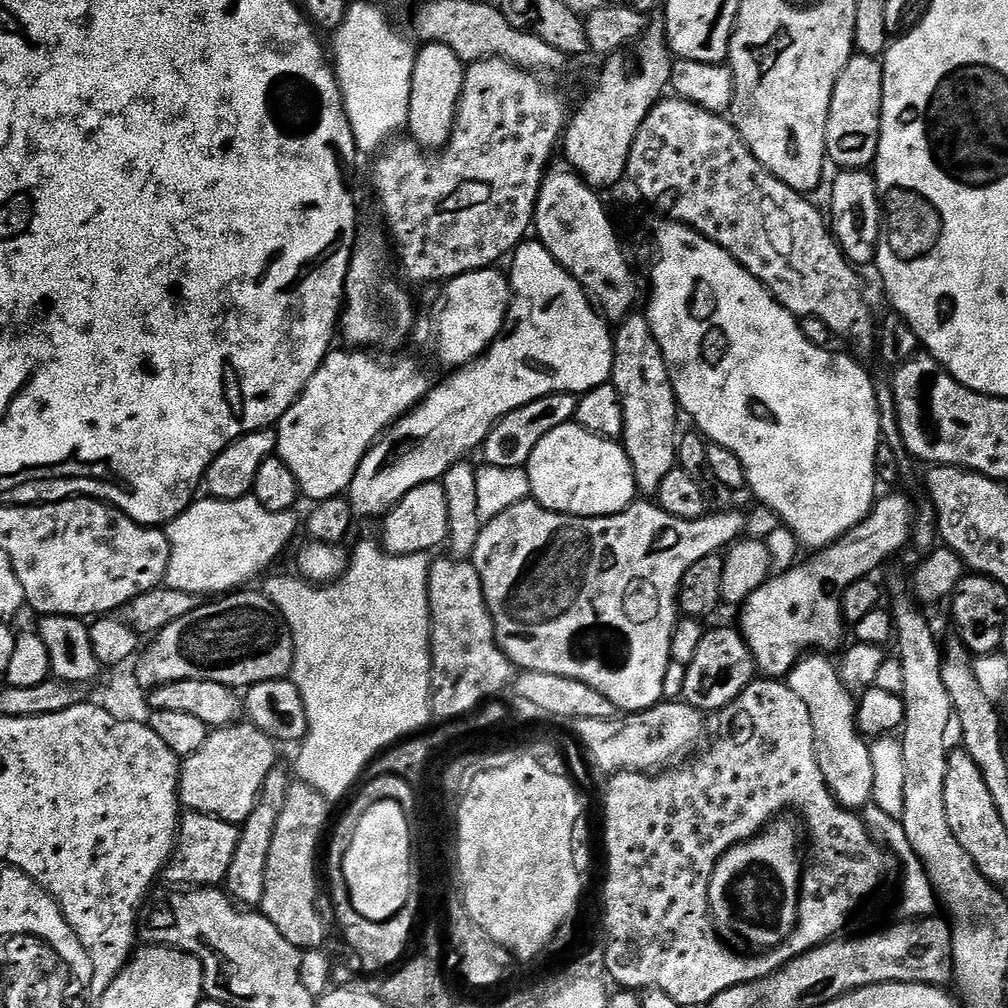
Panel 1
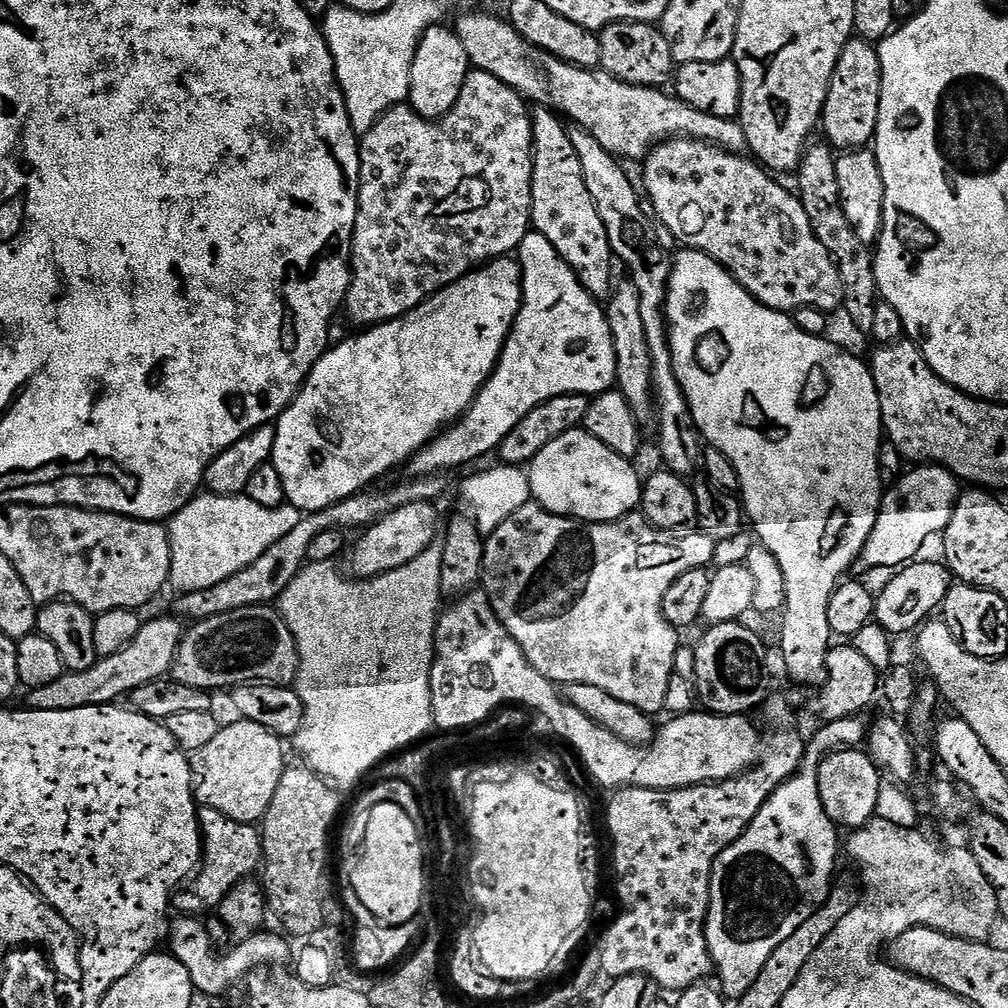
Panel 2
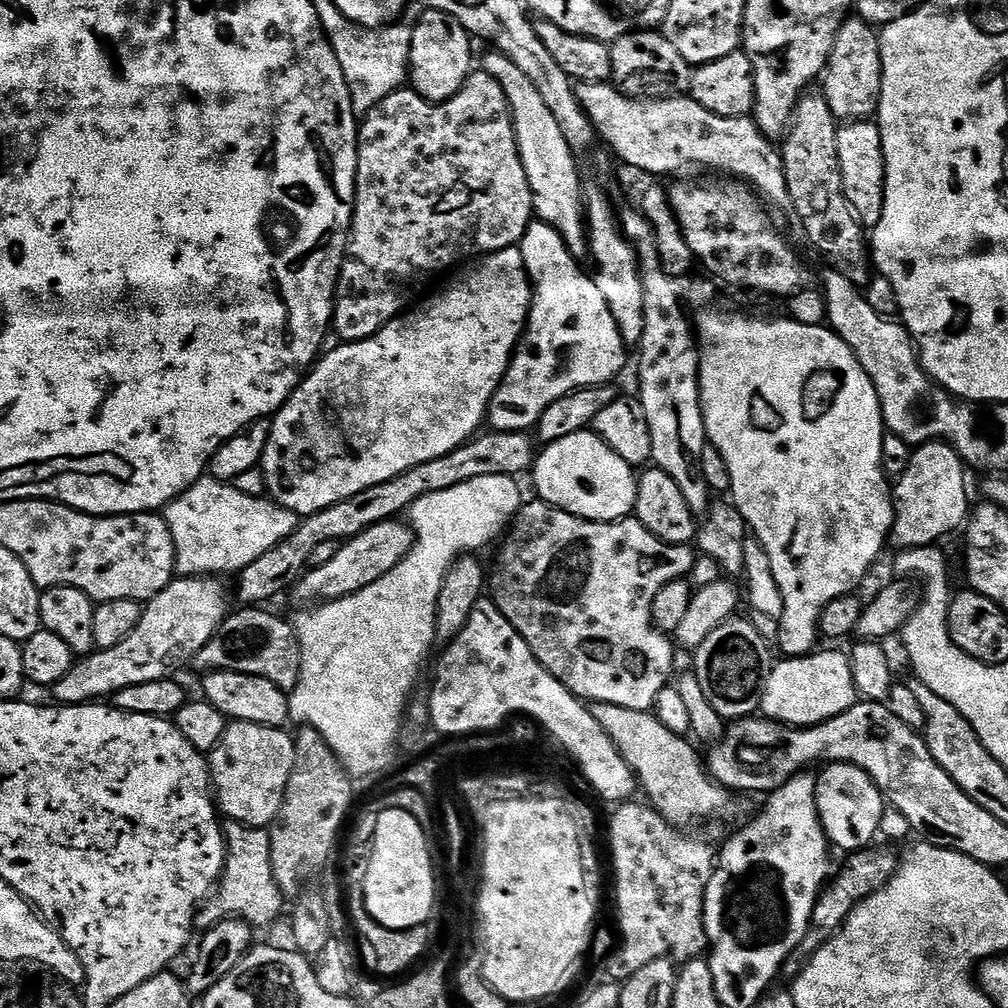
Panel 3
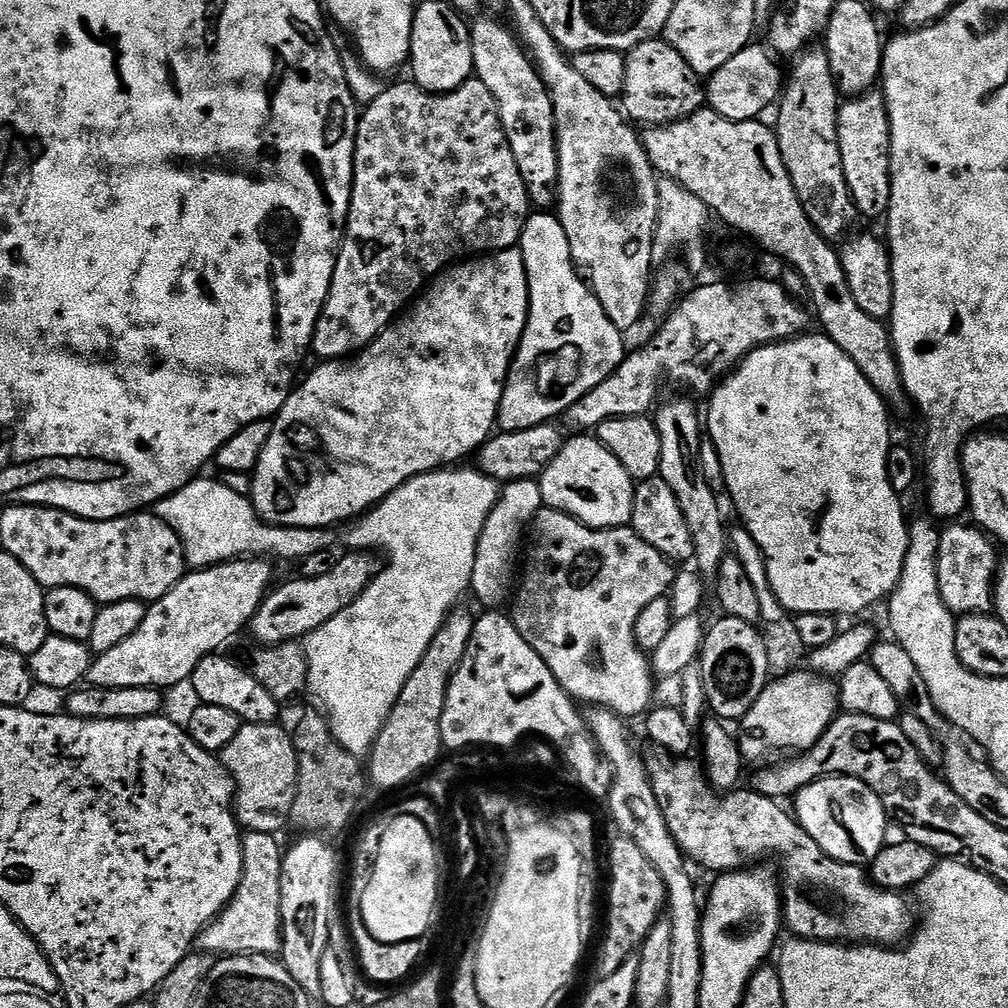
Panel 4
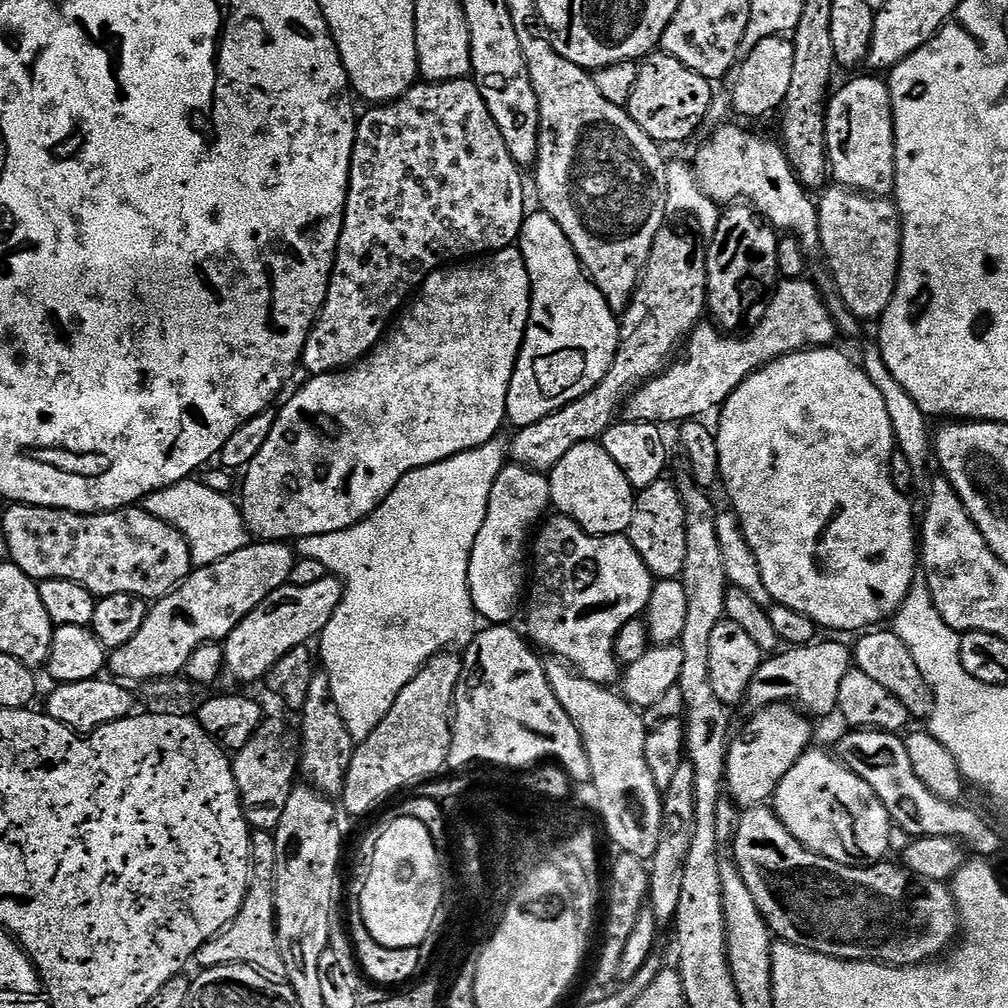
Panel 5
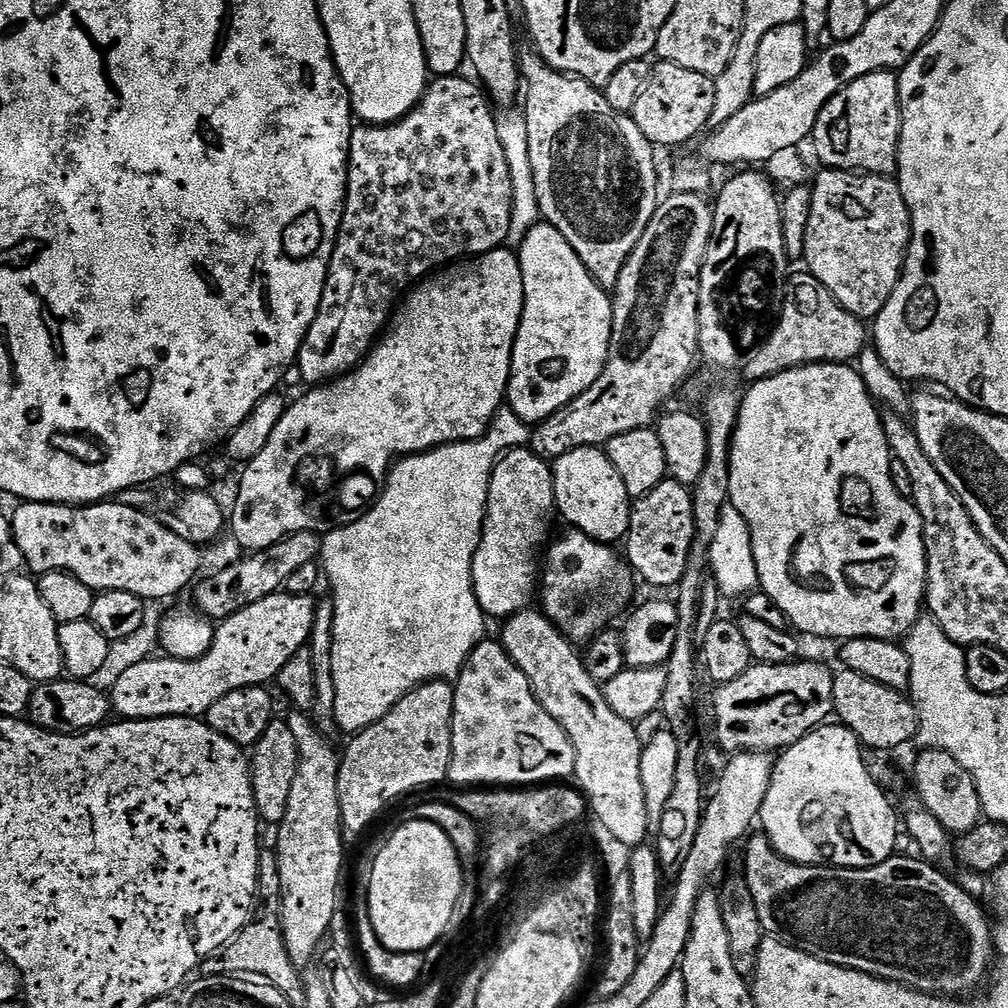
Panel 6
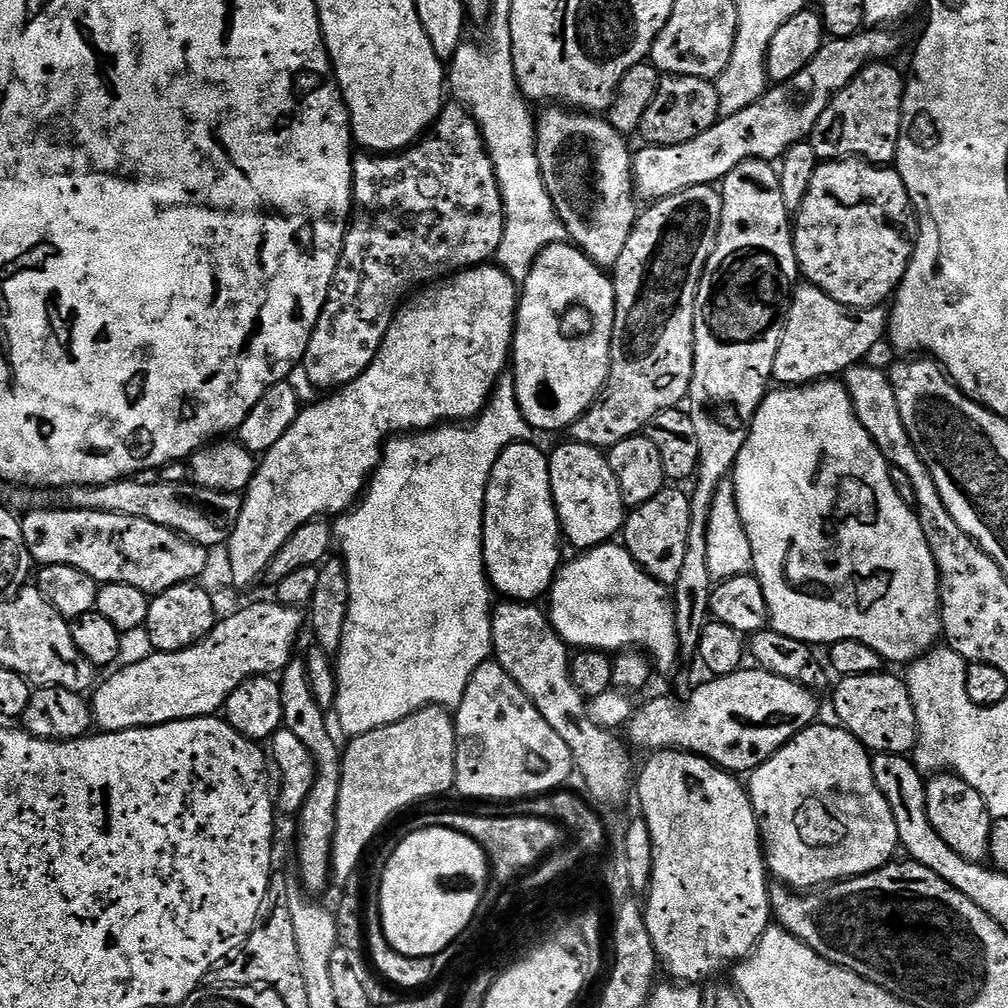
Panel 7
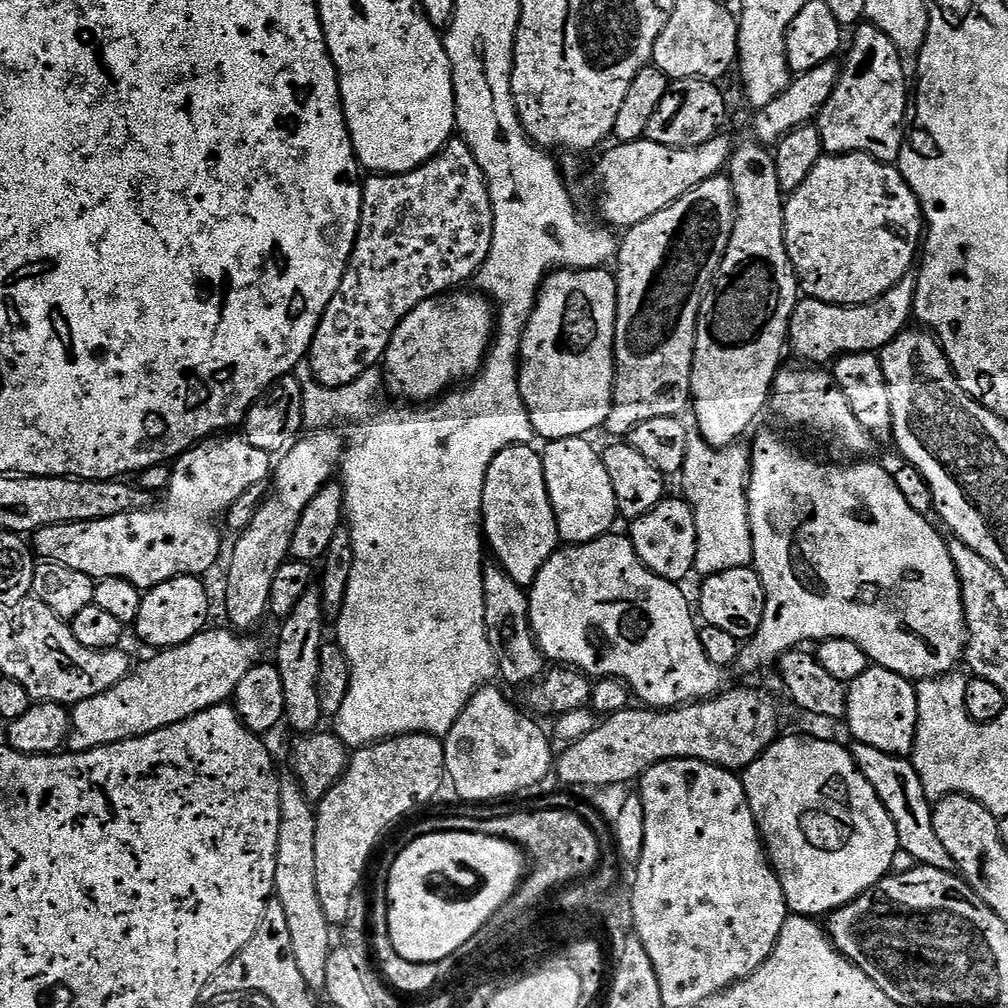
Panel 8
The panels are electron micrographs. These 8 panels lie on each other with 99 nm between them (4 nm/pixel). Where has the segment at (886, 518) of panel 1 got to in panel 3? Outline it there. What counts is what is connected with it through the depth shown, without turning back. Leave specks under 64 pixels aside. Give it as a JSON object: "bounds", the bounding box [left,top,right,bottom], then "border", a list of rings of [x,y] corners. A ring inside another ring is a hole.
{"bounds":[891,442,970,548],"border":[[[929,442],[915,449],[910,467],[891,489],[892,509],[896,517],[892,523],[891,539],[896,548],[926,548],[935,545],[951,532],[959,533],[970,516],[968,484],[960,477],[962,461],[949,444]]]}

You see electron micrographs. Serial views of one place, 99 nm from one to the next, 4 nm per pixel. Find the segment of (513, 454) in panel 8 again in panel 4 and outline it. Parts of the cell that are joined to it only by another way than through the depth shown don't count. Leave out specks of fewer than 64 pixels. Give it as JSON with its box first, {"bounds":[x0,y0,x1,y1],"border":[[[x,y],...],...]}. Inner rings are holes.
{"bounds":[471,480,545,606],"border":[[[509,480],[501,487],[496,505],[490,510],[482,534],[478,538],[478,550],[472,571],[471,595],[476,595],[482,603],[488,604],[484,606],[500,606],[507,596],[509,599],[514,588],[512,575],[515,572],[517,575],[518,572],[518,564],[515,564],[516,555],[519,552],[521,555],[522,545],[525,543],[532,519],[543,507],[545,503],[542,490],[536,480]]]}

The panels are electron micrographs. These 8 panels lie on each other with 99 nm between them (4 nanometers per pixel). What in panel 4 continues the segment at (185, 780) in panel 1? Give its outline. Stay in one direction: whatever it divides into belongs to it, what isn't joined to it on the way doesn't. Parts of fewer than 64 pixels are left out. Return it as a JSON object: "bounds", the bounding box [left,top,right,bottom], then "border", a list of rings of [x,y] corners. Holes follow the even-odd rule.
{"bounds":[222,723,300,834],"border":[[[241,723],[238,734],[234,737],[234,742],[230,742],[230,746],[226,746],[223,750],[222,763],[225,770],[232,776],[236,823],[240,825],[241,829],[250,832],[280,834],[284,827],[289,827],[292,804],[296,801],[296,779],[300,773],[300,767],[289,729],[280,727],[279,723]]]}

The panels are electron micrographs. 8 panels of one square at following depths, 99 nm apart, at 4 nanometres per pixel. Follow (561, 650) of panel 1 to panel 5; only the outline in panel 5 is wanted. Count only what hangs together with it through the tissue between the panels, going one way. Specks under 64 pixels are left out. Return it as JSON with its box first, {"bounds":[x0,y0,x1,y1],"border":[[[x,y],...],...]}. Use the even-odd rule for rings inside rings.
{"bounds":[526,514,654,685],"border":[[[556,514],[553,517],[553,520],[545,519],[534,536],[536,565],[533,568],[531,565],[530,587],[526,592],[527,639],[537,649],[545,648],[552,652],[548,654],[563,660],[590,682],[615,685],[622,676],[622,665],[616,659],[614,650],[616,635],[622,626],[626,626],[626,622],[637,619],[647,609],[654,583],[653,574],[638,550],[634,550],[627,535],[591,536],[569,516]]]}

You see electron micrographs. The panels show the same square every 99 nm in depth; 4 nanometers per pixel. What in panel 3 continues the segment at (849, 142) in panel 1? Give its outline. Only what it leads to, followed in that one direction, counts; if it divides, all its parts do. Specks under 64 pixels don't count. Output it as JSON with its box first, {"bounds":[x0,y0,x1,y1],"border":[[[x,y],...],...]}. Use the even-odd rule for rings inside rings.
{"bounds":[822,18,882,121],"border":[[[859,18],[845,19],[824,70],[823,84],[822,95],[837,121],[867,120],[877,115],[882,94],[882,54],[880,37],[873,25]]]}

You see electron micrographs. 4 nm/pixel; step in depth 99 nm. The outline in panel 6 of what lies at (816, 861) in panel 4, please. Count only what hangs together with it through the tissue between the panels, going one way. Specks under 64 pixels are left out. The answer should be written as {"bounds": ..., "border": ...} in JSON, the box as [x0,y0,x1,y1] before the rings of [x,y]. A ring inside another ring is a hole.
{"bounds":[743,834,994,998],"border":[[[763,834],[749,835],[746,840],[748,849],[744,852],[744,873],[743,879],[748,885],[748,893],[752,895],[754,906],[758,910],[758,918],[762,922],[765,933],[769,936],[778,936],[781,940],[789,941],[808,952],[812,956],[818,956],[821,960],[837,964],[843,968],[849,968],[855,972],[865,972],[871,976],[877,976],[880,980],[892,980],[895,984],[902,984],[913,988],[916,992],[927,992],[932,996],[942,996],[945,998],[960,998],[971,988],[979,986],[989,975],[994,964],[994,928],[984,917],[982,909],[976,905],[976,900],[964,888],[959,888],[952,880],[947,880],[942,873],[936,869],[935,863],[923,858],[916,858],[916,861],[908,858],[893,858],[875,864],[869,868],[833,868],[831,866],[821,866],[818,864],[795,864],[786,858],[782,858],[772,848],[771,842]]]}

